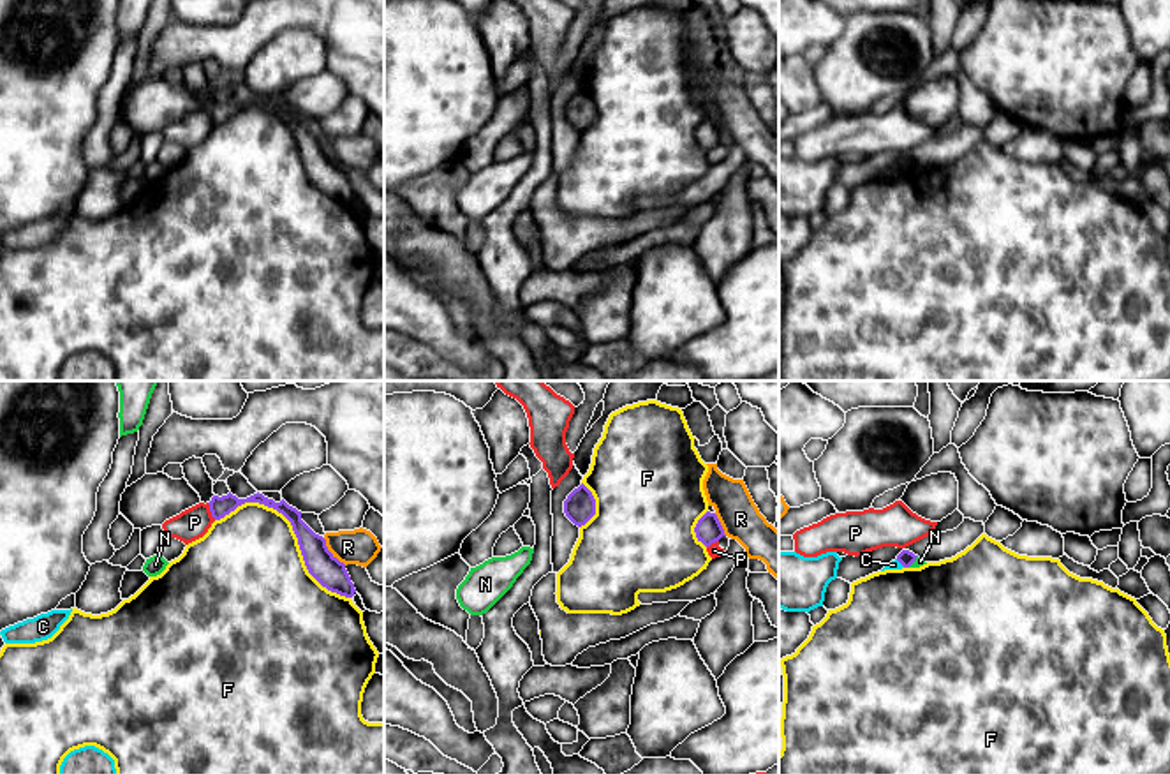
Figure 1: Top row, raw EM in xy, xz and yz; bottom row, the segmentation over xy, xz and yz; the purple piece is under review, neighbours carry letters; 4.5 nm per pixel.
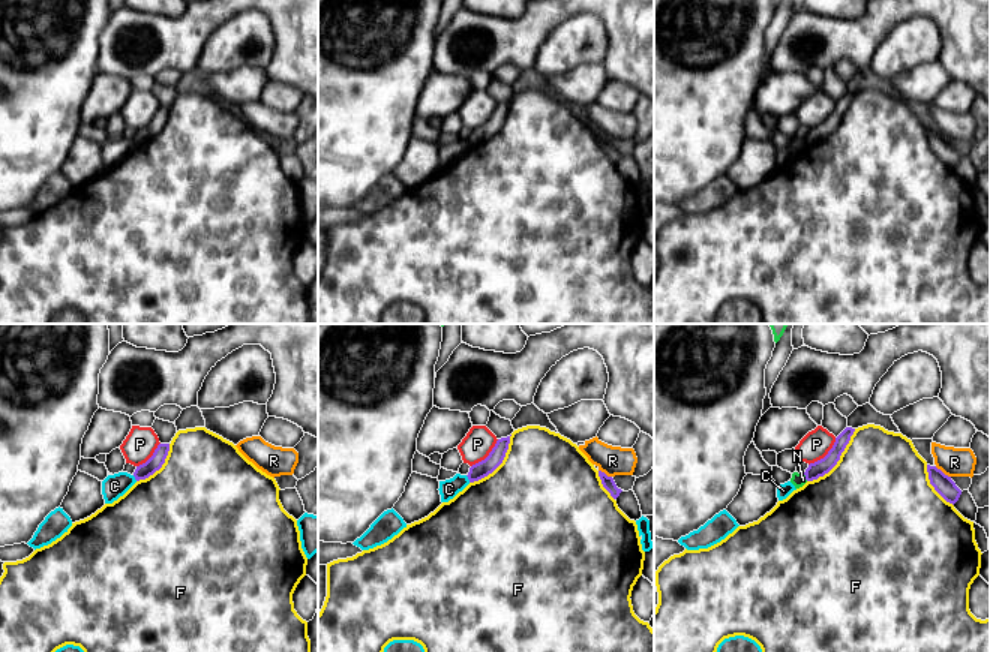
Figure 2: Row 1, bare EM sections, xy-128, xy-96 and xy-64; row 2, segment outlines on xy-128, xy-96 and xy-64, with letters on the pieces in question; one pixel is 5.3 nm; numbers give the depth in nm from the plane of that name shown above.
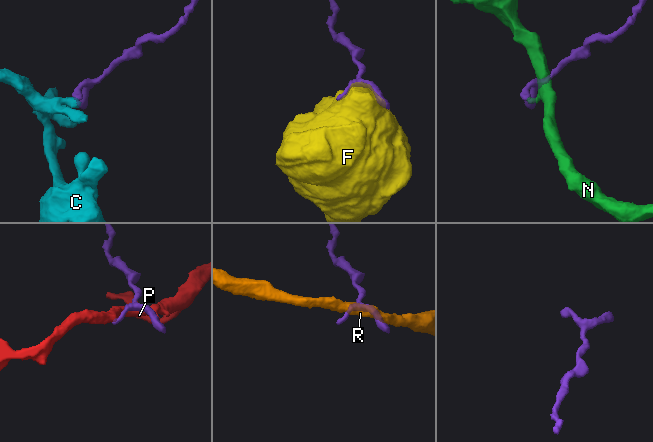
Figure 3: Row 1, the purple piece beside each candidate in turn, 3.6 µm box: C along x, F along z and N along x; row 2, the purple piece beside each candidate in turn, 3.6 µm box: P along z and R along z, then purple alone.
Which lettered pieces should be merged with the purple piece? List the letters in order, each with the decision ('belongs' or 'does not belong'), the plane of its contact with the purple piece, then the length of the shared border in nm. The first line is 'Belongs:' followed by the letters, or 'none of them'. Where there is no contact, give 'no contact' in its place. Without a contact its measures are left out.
Belongs: none of them
C: does not belong; contact in yz; length 60 nm
F: does not belong; contact in xy; length 700 nm
N: does not belong; contact in yz; length 70 nm
P: does not belong; contact in xy; length 90 nm
R: does not belong; contact in xy; length 170 nm

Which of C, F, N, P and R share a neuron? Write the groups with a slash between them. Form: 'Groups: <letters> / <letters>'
Groups: C / F / N / P / R

